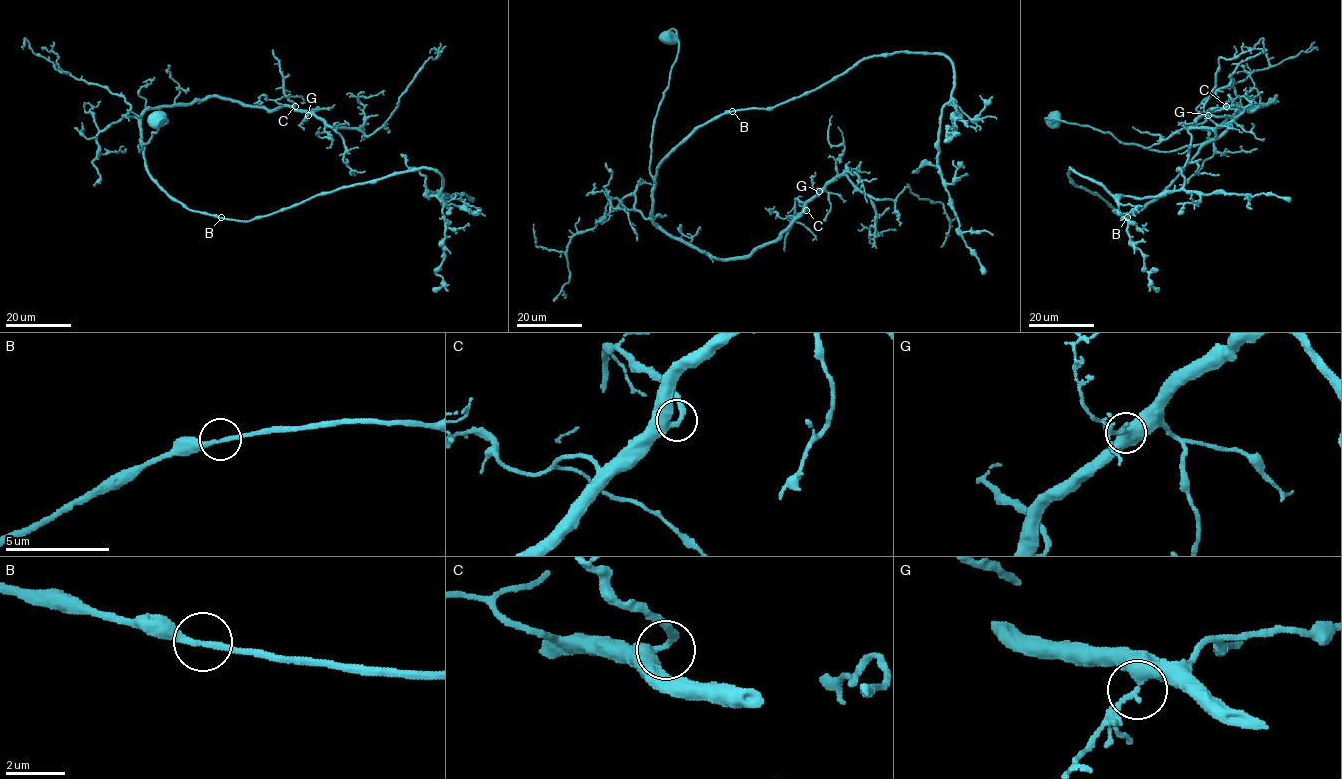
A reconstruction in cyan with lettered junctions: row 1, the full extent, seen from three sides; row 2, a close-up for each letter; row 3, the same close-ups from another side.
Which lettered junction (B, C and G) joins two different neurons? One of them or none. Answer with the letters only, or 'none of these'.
none of these

